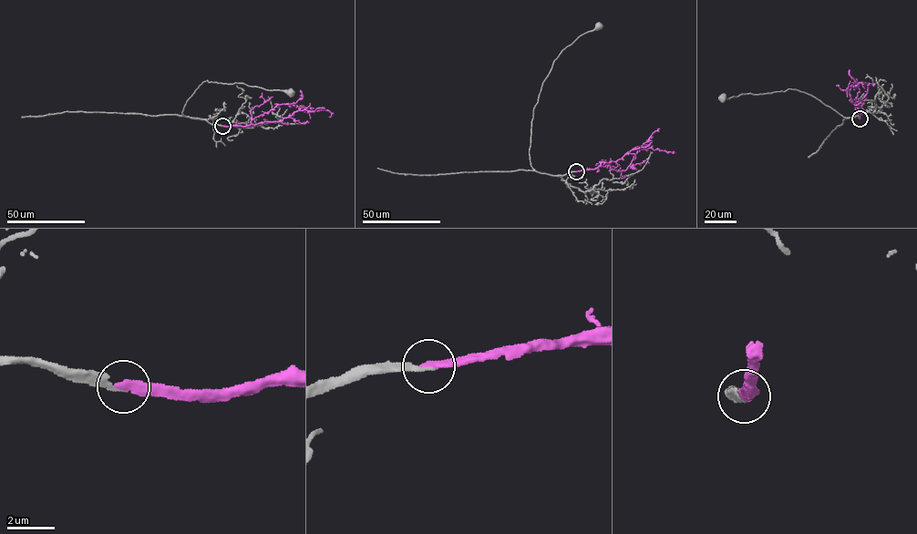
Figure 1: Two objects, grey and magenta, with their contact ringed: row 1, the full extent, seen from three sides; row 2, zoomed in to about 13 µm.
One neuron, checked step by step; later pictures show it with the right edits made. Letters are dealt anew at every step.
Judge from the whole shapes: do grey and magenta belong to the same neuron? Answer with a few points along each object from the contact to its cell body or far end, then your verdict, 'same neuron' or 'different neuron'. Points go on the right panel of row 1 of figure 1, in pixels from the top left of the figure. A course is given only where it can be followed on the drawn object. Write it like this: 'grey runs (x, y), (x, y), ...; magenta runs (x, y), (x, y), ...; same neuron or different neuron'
grey runs (860, 118), (858, 116), (847, 118), (810, 95), (793, 89), (722, 97); magenta runs (860, 118), (860, 106), (853, 103), (849, 93), (859, 83), (864, 88); same neuron

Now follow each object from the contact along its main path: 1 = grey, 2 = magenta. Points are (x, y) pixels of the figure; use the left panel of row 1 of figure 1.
1: (222, 126), (182, 114), (187, 100), (207, 79), (291, 92)
2: (223, 126), (281, 121), (303, 107), (328, 110), (332, 113), (329, 117)

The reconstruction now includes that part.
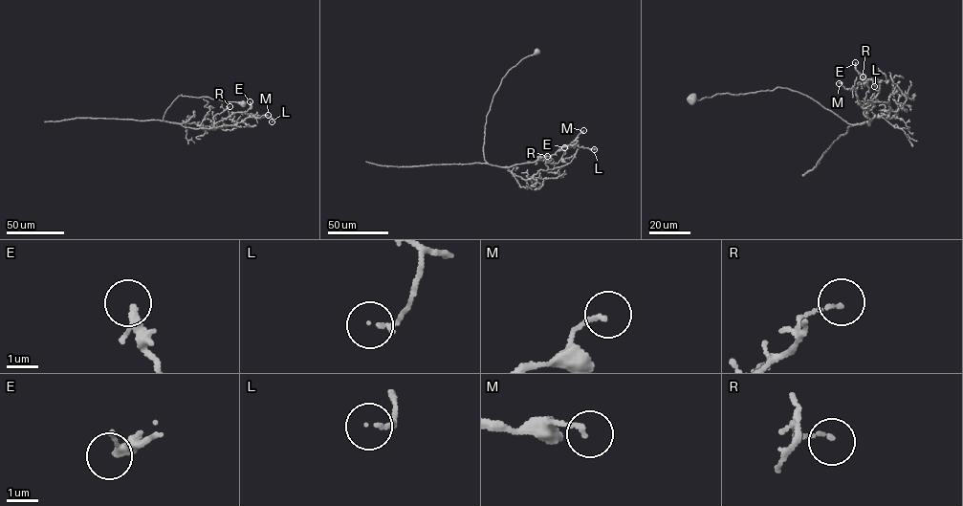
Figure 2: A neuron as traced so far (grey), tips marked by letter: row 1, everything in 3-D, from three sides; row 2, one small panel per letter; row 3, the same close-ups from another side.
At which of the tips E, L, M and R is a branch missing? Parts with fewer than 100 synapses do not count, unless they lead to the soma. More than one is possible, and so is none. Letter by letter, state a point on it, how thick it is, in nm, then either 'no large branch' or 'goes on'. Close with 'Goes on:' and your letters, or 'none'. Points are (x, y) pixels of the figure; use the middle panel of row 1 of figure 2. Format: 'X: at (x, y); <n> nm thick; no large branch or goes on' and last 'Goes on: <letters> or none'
E: at (564, 147); 200 nm thick; no large branch
L: at (594, 149); 100 nm thick; no large branch
M: at (583, 130); 130 nm thick; no large branch
R: at (547, 156); 100 nm thick; no large branch
Goes on: none

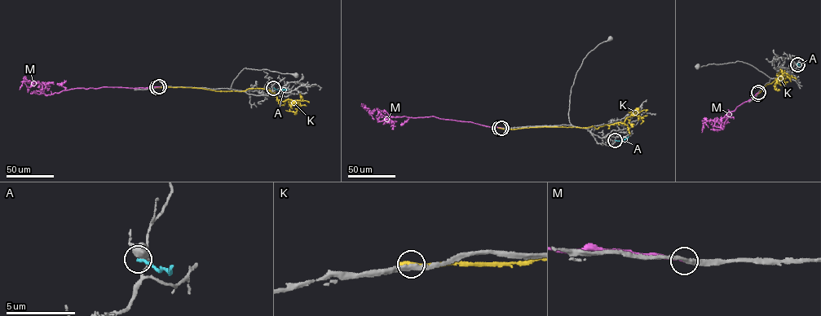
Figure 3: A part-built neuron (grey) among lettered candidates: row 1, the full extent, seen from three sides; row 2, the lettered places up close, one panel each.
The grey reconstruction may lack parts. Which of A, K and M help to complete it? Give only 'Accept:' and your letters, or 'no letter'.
Accept: no letter

